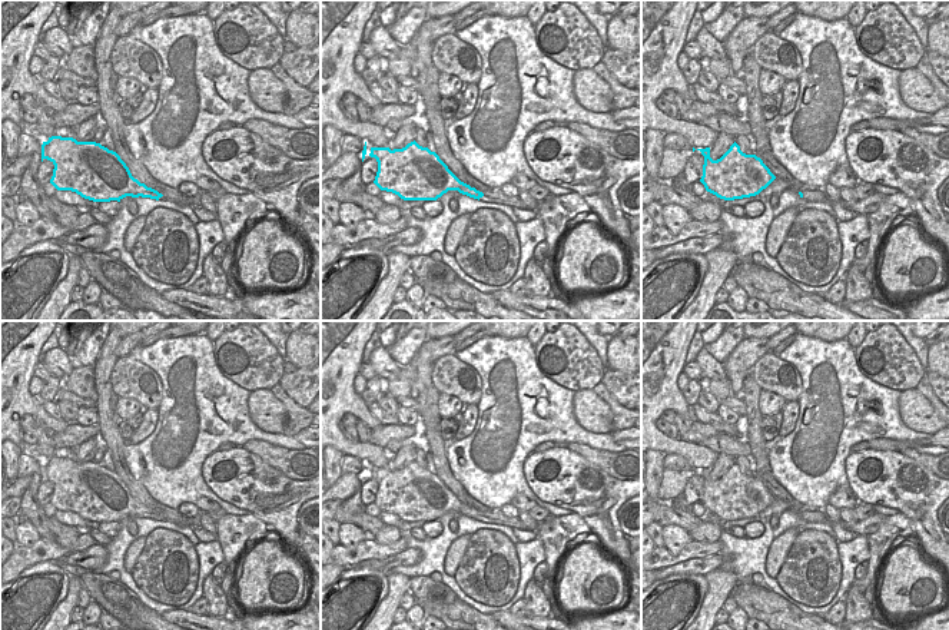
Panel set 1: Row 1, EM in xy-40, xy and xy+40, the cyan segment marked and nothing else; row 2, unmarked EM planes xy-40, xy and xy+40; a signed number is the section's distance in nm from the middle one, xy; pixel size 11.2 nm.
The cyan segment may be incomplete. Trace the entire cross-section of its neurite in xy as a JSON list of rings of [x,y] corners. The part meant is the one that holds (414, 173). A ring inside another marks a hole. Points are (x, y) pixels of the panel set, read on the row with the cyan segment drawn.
[[[415,140],[402,149],[371,147],[371,158],[378,162],[374,183],[404,200],[437,200],[448,190],[458,190],[469,198],[528,210],[520,196],[507,196],[501,188],[482,193],[461,182],[435,152]]]

